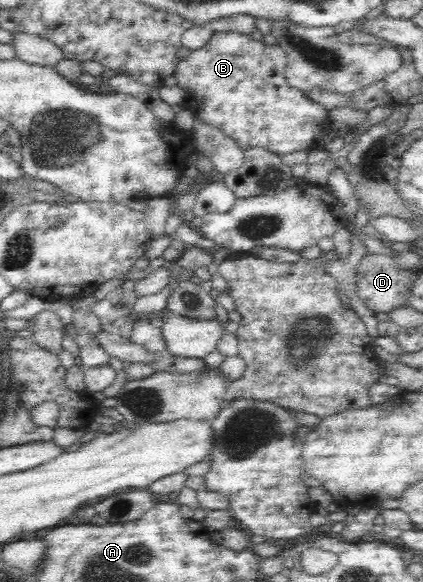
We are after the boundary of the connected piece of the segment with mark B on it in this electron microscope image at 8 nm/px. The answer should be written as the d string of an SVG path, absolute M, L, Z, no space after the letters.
M227 32L214 34L204 48L191 51L177 64L175 73L177 86L184 90L184 106L190 106L208 124L219 128L234 139L243 150L261 148L281 156L296 150L306 150L318 132L327 132L328 113L297 88L292 88L285 77L286 53L278 45L266 45L247 34Z

